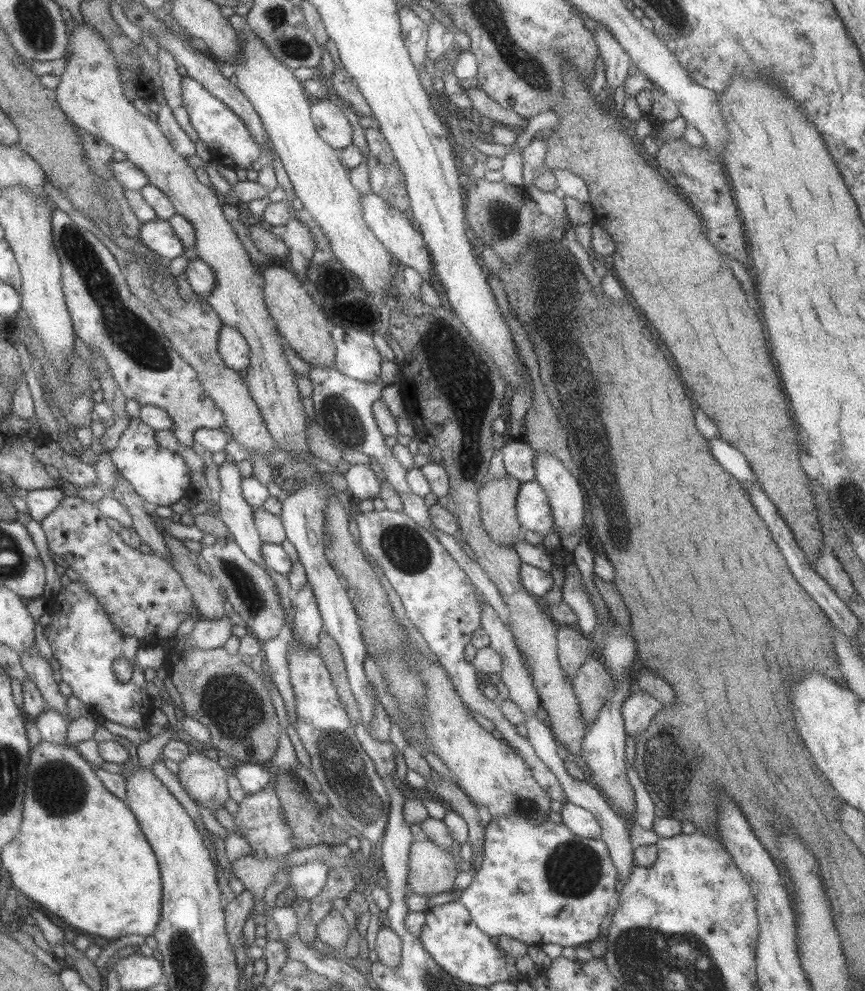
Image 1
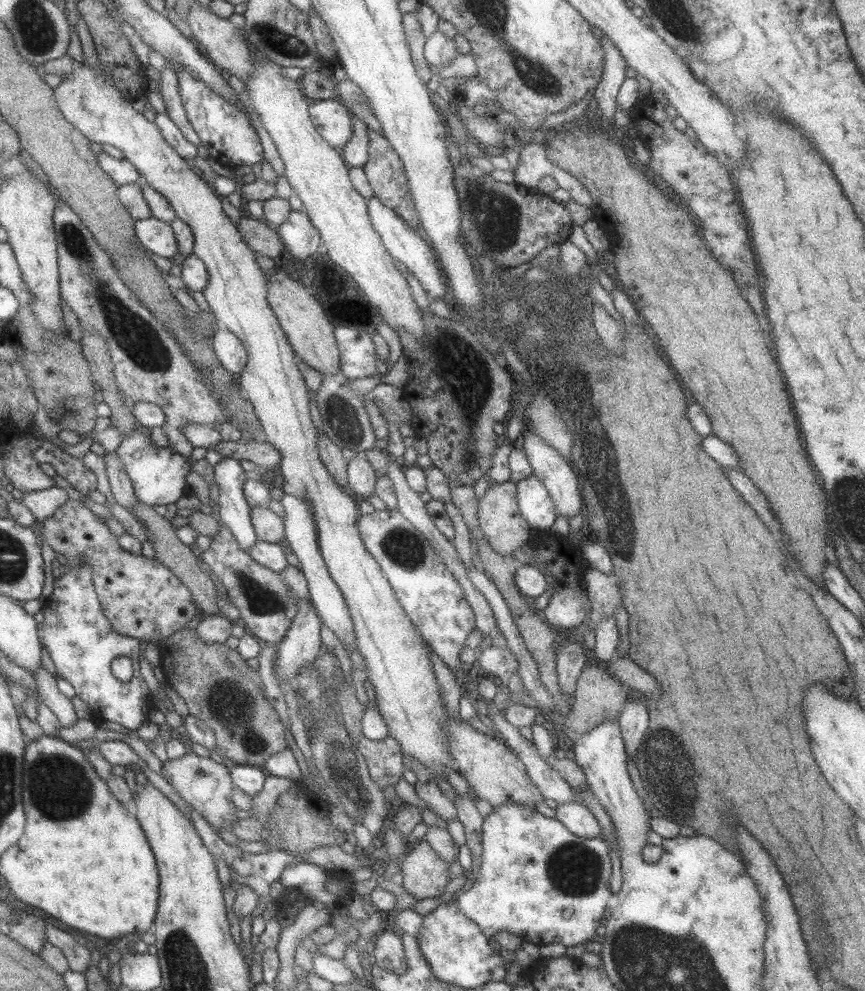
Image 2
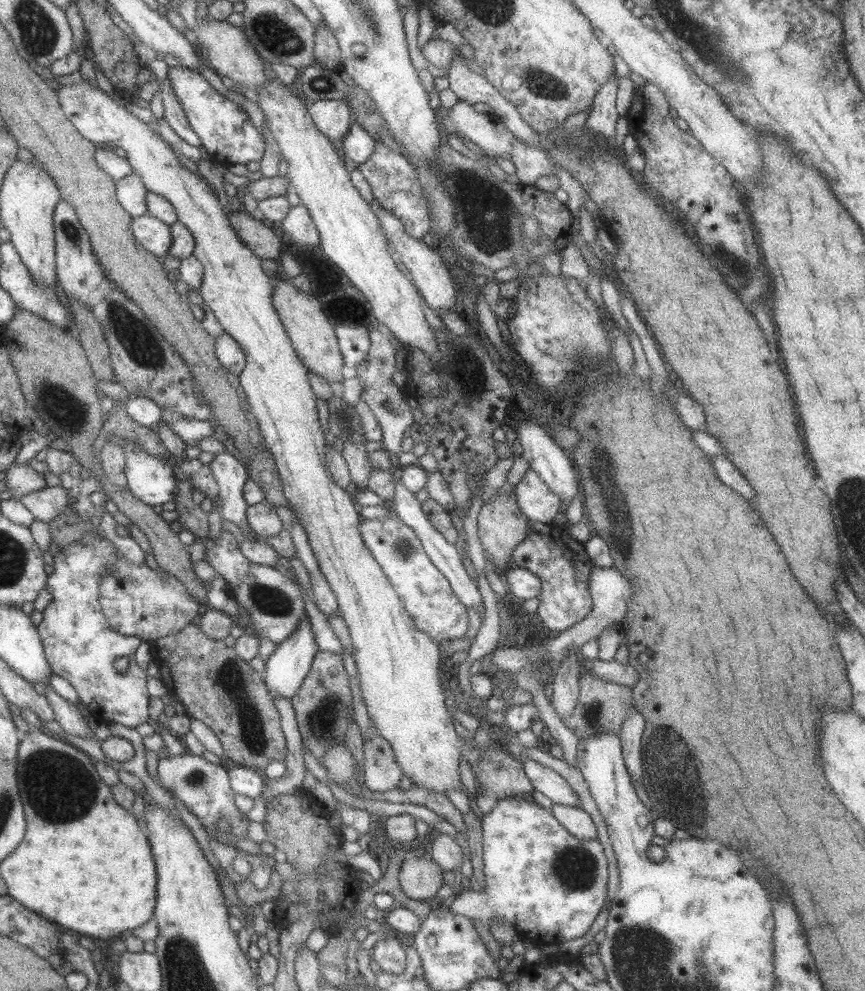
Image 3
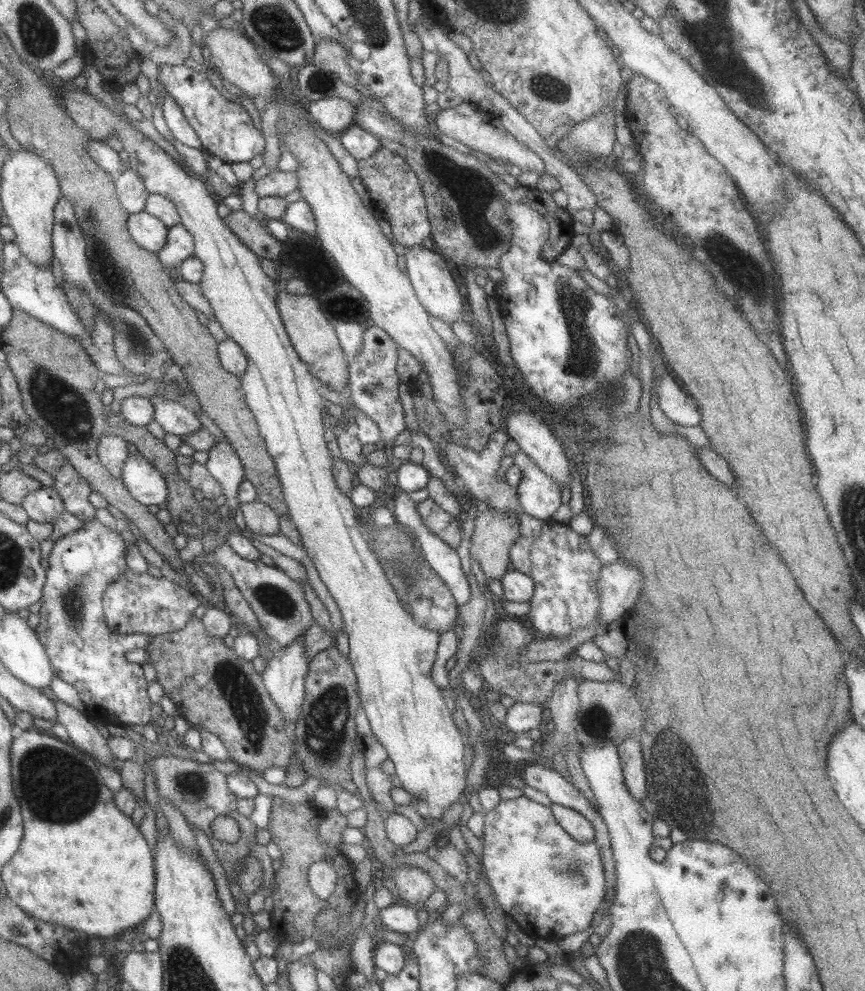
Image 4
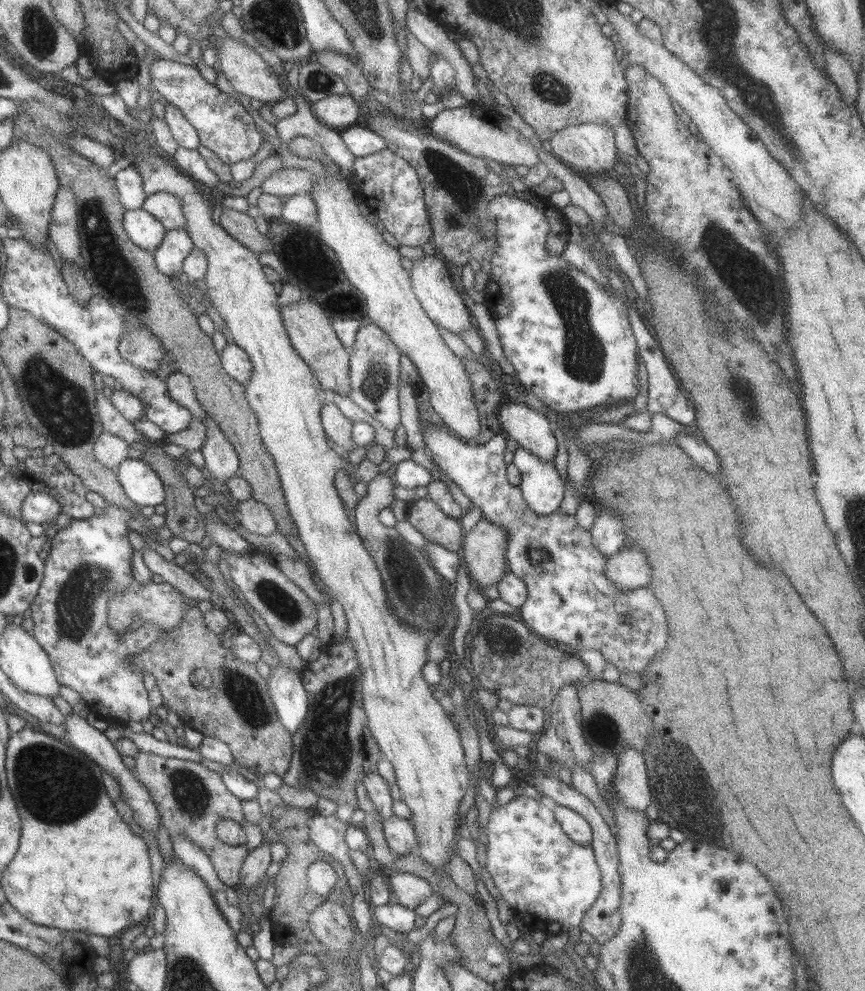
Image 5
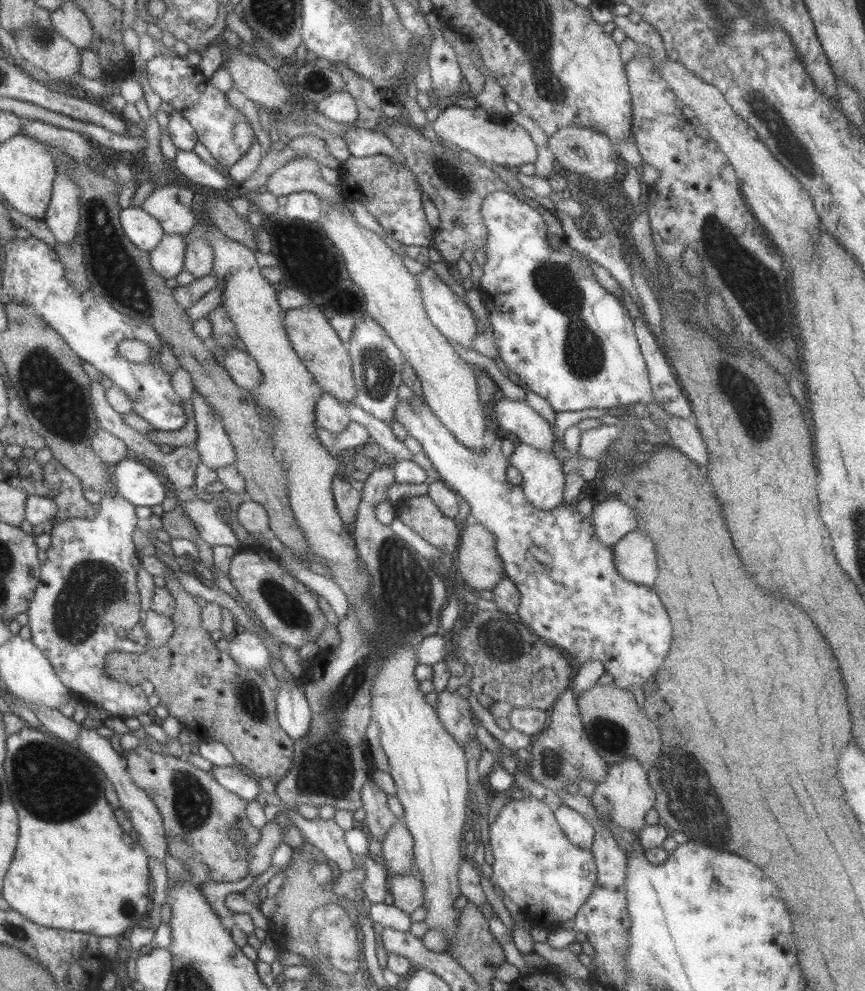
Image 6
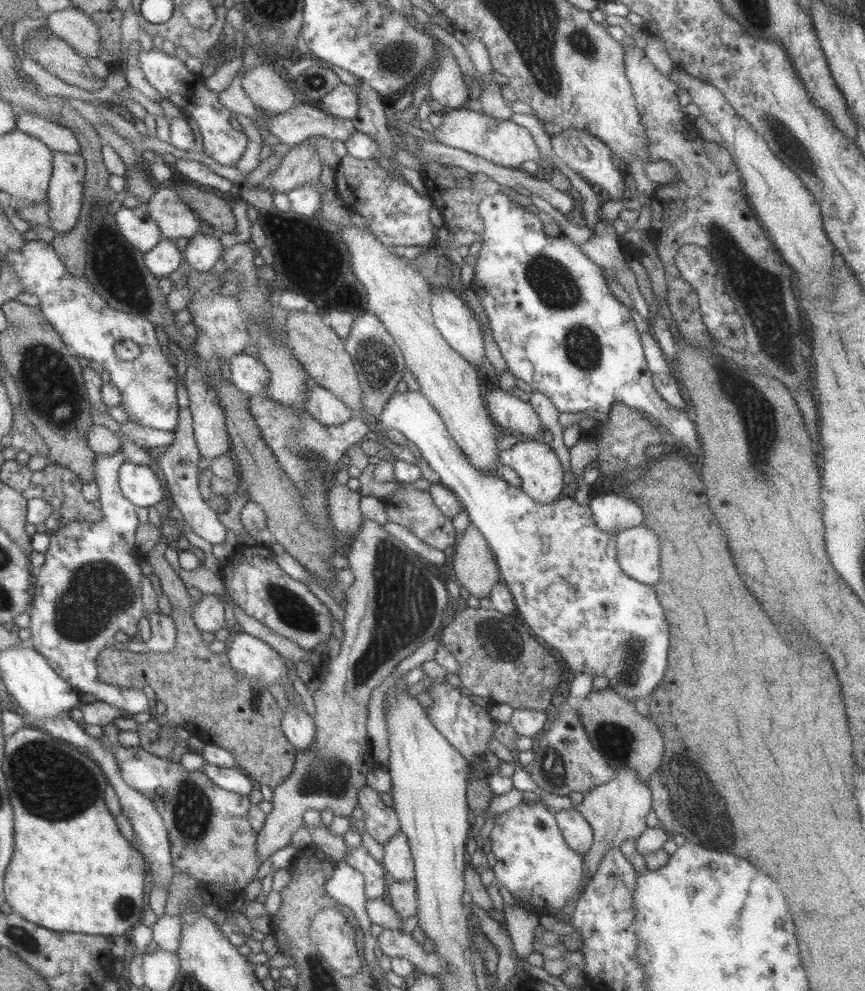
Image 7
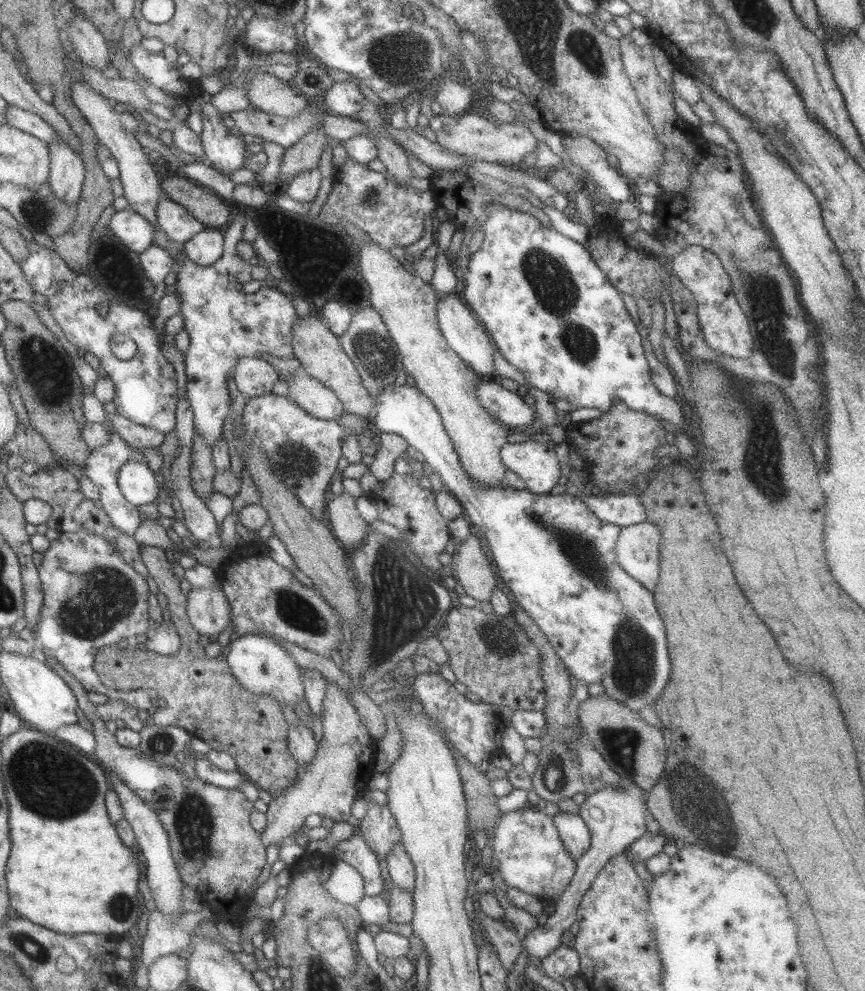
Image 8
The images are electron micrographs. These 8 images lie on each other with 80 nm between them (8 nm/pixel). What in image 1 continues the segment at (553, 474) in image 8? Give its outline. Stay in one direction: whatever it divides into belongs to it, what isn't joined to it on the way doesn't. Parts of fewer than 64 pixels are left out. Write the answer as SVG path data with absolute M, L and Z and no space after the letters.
M535 479L520 483L515 500L515 516L524 533L548 553L561 549L559 535L553 530L546 492Z

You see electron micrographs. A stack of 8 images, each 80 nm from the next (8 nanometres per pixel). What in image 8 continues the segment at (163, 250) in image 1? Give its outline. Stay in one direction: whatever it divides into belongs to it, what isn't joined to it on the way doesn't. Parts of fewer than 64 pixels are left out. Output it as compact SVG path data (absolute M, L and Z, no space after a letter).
M129 208L113 213L108 222L108 229L119 243L133 252L143 252L152 244L154 228L144 216Z

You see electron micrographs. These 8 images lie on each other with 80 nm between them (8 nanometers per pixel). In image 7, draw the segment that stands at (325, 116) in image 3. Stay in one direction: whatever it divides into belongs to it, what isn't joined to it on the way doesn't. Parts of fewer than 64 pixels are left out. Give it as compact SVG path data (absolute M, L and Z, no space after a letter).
M342 83L325 94L317 105L325 114L345 120L353 120L359 109L357 92L351 86Z

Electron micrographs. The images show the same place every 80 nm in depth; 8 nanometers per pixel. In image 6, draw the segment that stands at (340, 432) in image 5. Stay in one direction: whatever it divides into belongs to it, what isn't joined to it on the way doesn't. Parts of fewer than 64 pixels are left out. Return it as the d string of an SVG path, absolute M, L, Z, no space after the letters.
M321 393L313 407L313 411L314 424L335 434L340 433L350 421L344 403L338 401L329 393Z

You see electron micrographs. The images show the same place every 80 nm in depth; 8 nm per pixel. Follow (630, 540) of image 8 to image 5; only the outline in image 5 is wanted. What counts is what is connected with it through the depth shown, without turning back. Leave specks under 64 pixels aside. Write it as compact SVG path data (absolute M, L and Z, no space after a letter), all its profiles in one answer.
M623 545L615 556L607 559L605 576L617 588L628 591L634 588L645 588L651 580L651 568L647 556L637 545Z

